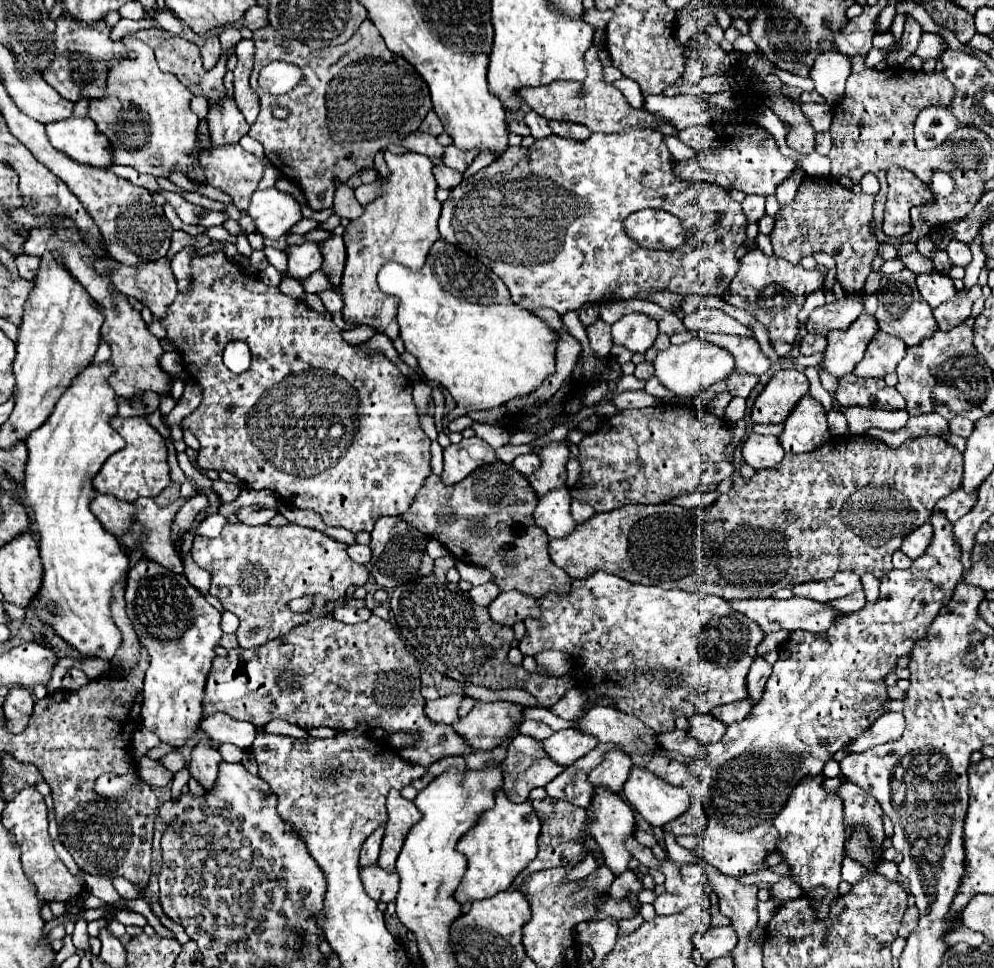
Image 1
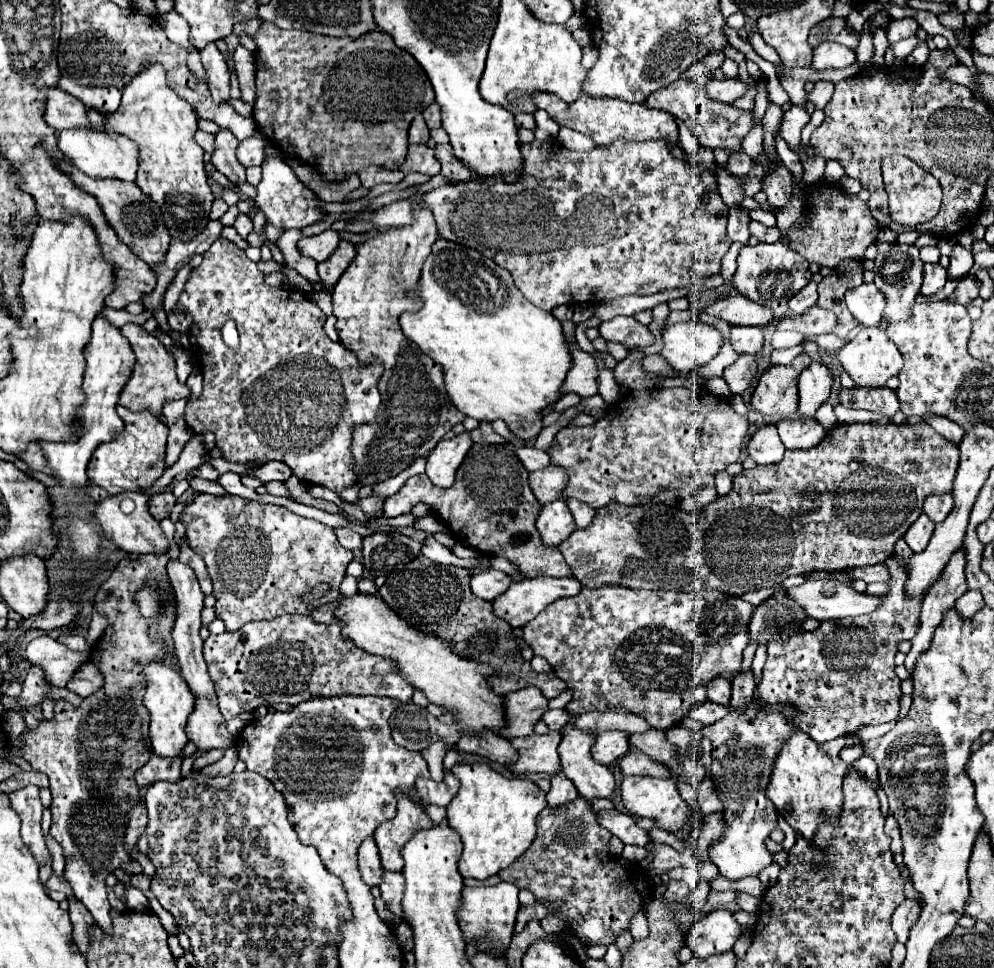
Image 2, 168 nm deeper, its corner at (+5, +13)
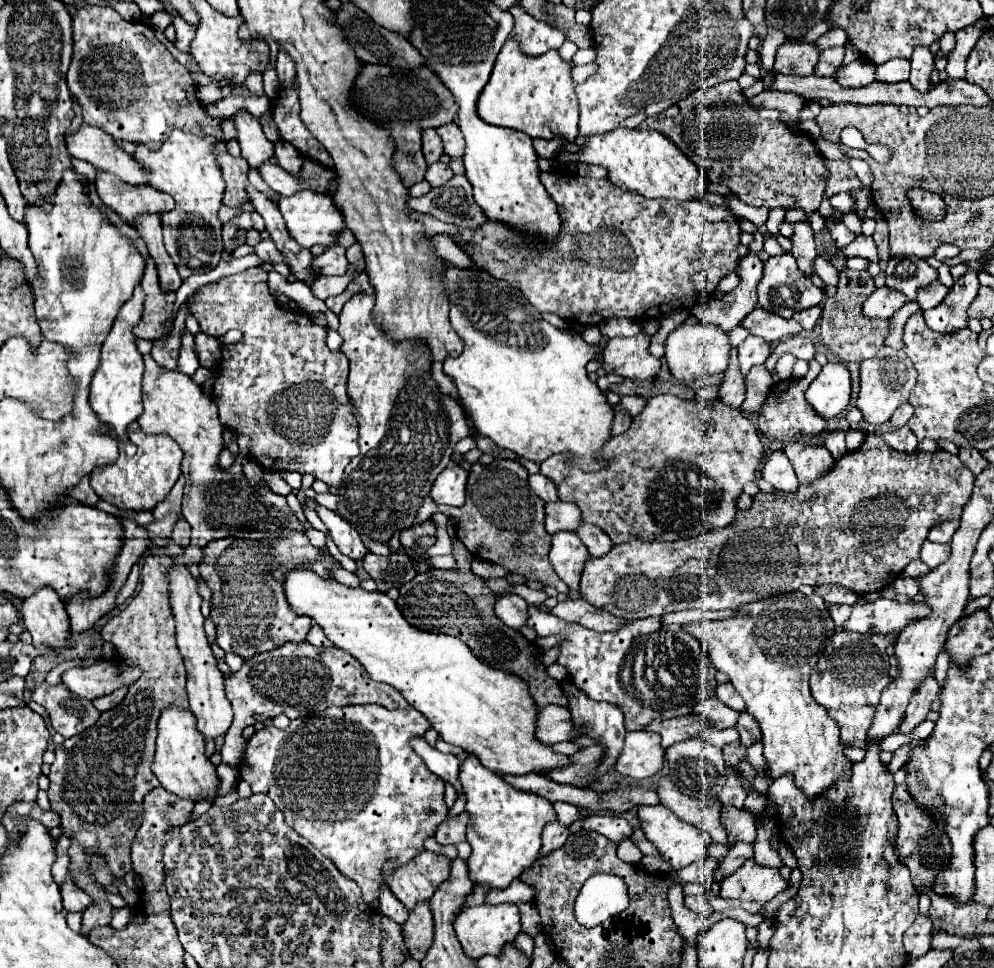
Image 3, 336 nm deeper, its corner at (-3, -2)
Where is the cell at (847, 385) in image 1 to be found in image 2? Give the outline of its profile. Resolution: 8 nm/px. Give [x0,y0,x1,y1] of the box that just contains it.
[838,386,898,418]

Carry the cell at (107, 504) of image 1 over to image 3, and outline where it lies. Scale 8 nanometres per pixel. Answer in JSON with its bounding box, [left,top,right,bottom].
[170,567,232,737]

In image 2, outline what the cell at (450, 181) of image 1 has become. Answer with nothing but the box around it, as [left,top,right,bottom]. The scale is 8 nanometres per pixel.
[400,144,440,174]

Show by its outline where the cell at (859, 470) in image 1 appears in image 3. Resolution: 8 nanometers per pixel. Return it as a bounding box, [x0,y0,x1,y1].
[580,435,974,619]

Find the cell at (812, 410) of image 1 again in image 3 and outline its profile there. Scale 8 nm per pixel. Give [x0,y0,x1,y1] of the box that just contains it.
[806,363,852,419]

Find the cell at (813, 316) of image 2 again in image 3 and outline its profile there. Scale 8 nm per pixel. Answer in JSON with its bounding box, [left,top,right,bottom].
[776,335,814,361]

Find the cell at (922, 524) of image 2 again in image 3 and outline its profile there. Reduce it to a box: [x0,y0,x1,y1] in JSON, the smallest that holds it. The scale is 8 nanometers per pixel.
[920,541,950,569]

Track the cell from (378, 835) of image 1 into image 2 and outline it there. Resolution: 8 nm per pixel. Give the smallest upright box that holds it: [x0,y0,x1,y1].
[358,836,380,886]

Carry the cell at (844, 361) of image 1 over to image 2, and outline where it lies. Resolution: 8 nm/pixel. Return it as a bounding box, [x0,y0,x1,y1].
[846,284,886,326]

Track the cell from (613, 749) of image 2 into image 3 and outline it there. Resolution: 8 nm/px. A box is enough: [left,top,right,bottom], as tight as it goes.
[616,731,664,779]

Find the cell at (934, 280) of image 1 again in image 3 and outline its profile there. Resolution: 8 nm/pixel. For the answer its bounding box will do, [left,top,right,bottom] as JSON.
[916,281,948,311]

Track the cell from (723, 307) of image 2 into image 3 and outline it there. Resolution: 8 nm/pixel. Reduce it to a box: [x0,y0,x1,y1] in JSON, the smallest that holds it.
[742,307,802,343]

